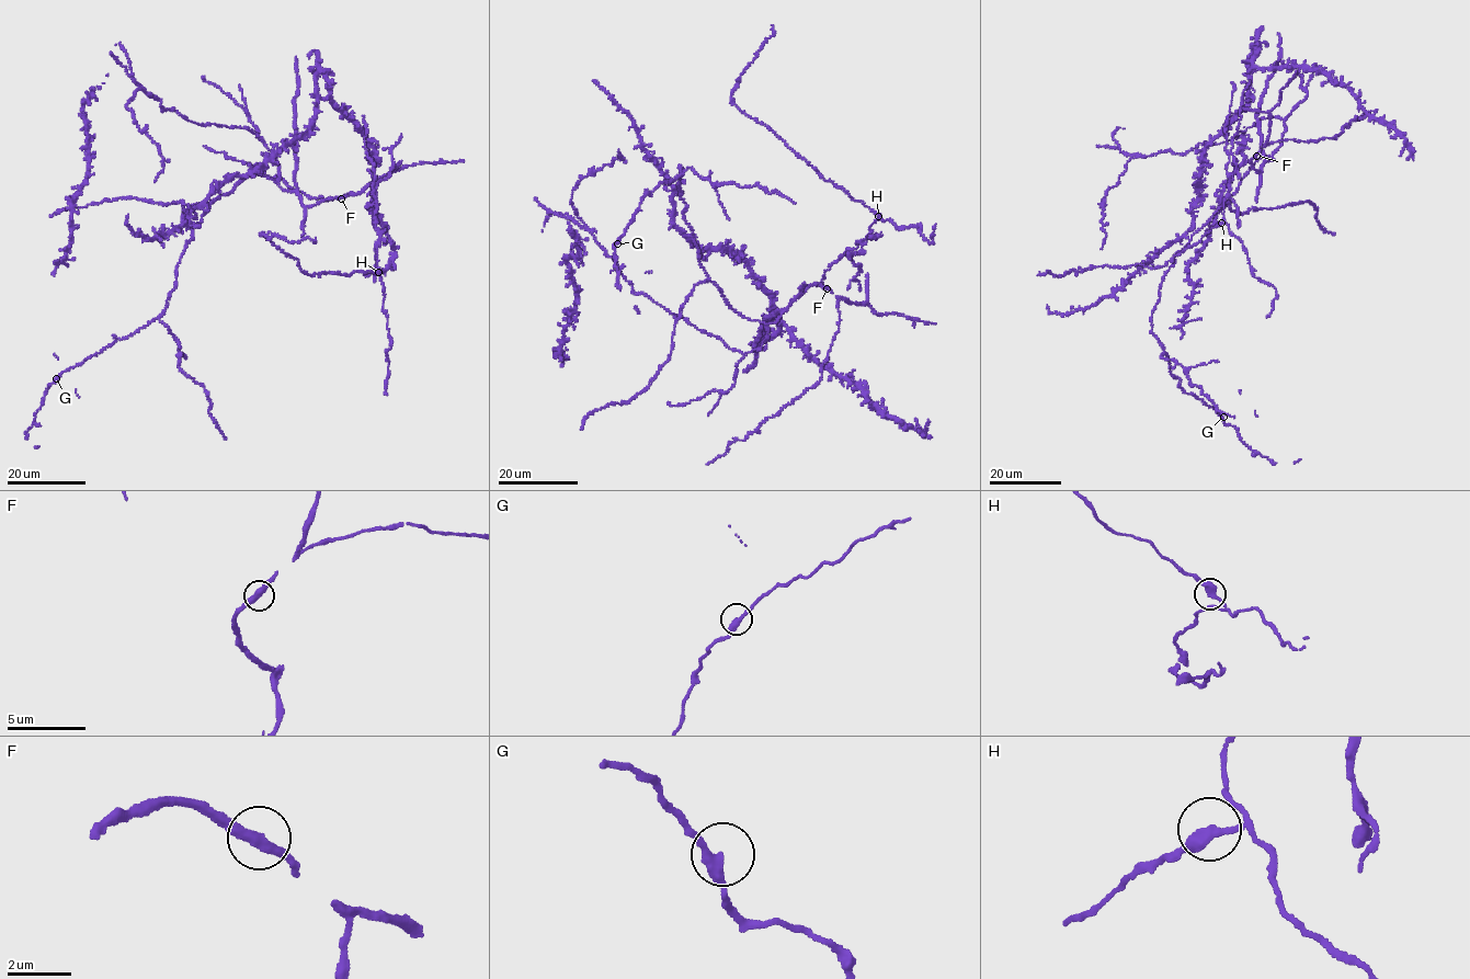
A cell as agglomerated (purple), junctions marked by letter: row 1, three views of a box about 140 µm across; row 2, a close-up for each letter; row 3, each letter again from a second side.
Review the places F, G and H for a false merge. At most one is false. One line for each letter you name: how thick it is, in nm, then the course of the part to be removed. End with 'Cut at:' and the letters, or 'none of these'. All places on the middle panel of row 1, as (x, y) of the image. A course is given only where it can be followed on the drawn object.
H: 360 nm thick; foreign part runs (878, 216), (821, 178), (766, 125), (734, 104), (730, 92), (773, 35), (772, 25)
Cut at: H

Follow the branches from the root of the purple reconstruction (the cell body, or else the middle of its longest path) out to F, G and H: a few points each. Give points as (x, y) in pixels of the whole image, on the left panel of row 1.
F: (263, 175), (284, 190), (296, 193), (307, 206), (341, 198)
G: (263, 175), (247, 177), (217, 197), (192, 227), (193, 238), (175, 269), (175, 287), (164, 311), (56, 378)
H: (263, 175), (296, 193), (307, 206), (359, 194), (400, 161), (394, 161), (389, 177), (375, 188), (378, 272)

